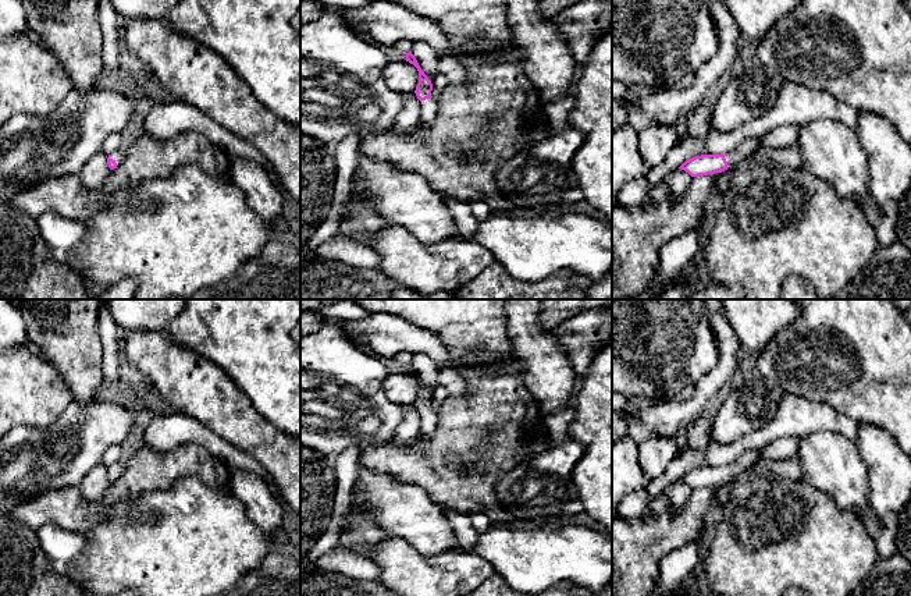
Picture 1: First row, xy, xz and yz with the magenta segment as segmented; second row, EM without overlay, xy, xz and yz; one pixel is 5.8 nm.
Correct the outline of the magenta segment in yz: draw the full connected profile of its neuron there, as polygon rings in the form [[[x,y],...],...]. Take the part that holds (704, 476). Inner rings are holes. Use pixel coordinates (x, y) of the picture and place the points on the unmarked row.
[[[762,448],[744,451],[734,462],[720,466],[701,466],[686,472],[679,480],[691,489],[734,483],[747,476],[758,462]]]

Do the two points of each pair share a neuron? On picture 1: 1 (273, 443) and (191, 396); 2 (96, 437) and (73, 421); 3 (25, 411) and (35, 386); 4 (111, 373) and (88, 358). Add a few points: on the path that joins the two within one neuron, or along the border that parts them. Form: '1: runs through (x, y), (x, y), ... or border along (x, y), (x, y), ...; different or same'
1: runs through (252, 433), (212, 397); same
2: runs through (91, 432), (84, 432), (78, 426); same
3: runs through (25, 405), (25, 396), (29, 391); same
4: border along (99, 336), (103, 380); different

